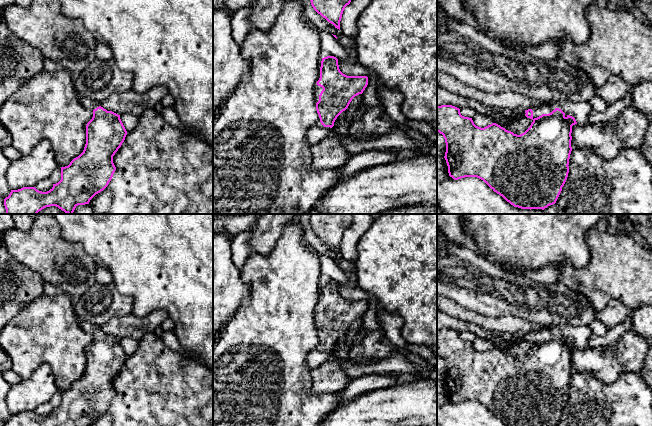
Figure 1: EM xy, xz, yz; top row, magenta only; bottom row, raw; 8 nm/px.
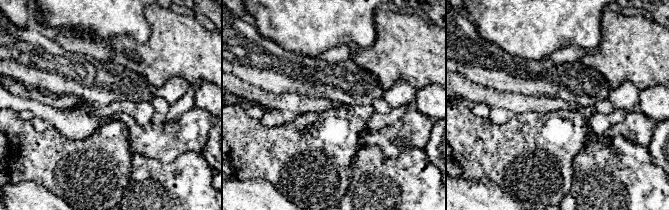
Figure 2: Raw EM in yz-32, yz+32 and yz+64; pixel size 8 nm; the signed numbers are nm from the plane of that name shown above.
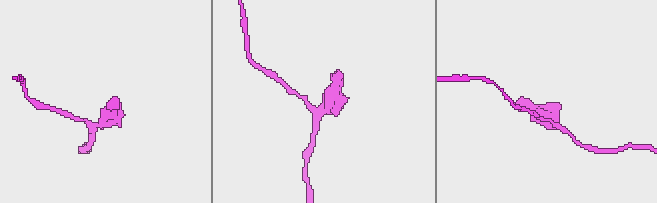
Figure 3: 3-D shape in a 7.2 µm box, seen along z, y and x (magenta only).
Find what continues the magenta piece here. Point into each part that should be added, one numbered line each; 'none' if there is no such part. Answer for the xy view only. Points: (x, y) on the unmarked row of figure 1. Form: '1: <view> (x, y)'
1: xy (90, 328)

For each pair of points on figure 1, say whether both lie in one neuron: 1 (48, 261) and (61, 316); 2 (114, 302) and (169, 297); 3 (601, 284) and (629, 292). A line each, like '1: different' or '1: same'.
1: different
2: different
3: same

